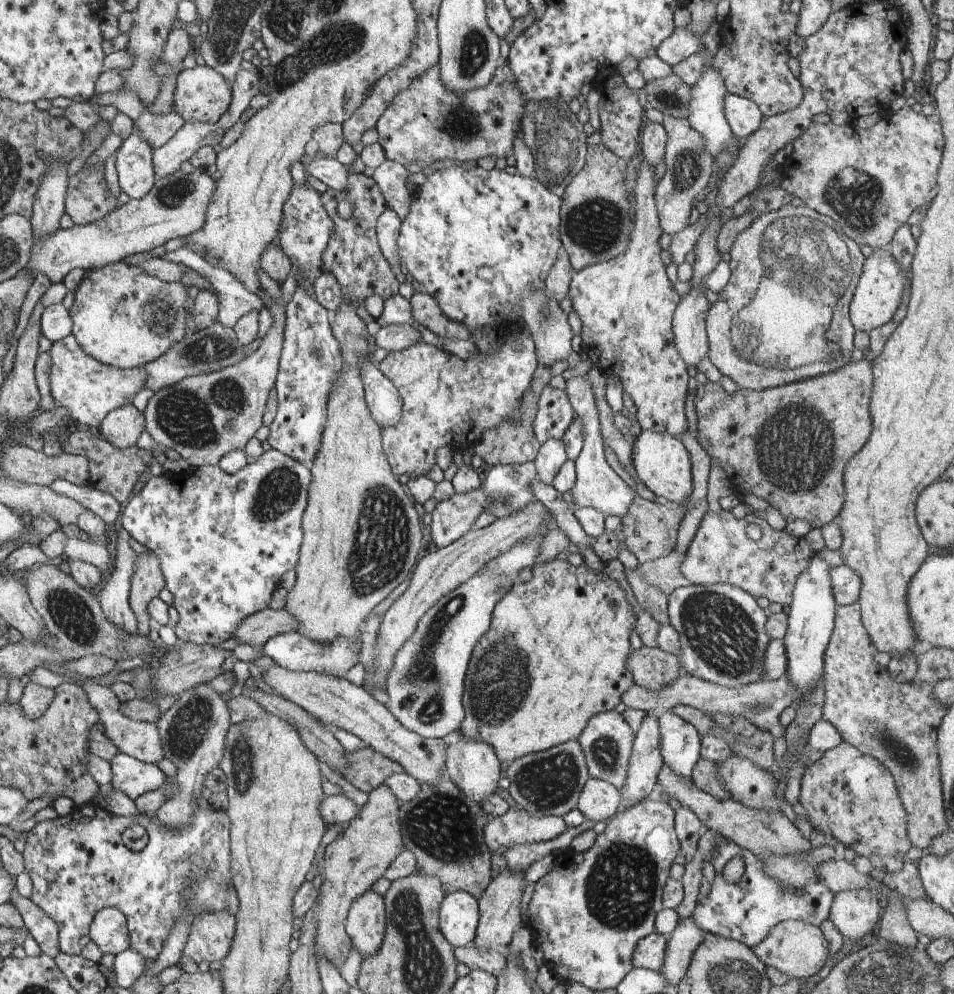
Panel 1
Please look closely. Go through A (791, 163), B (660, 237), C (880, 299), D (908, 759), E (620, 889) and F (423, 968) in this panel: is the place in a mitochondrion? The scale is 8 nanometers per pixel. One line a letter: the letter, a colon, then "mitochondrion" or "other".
A: other
B: other
C: other
D: mitochondrion
E: mitochondrion
F: mitochondrion

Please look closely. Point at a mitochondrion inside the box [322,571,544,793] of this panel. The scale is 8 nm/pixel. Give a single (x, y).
(502, 680)

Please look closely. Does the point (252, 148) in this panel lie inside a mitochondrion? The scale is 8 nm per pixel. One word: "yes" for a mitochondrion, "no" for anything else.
no

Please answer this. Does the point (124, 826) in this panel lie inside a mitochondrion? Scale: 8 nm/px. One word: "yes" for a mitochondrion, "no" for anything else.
no

